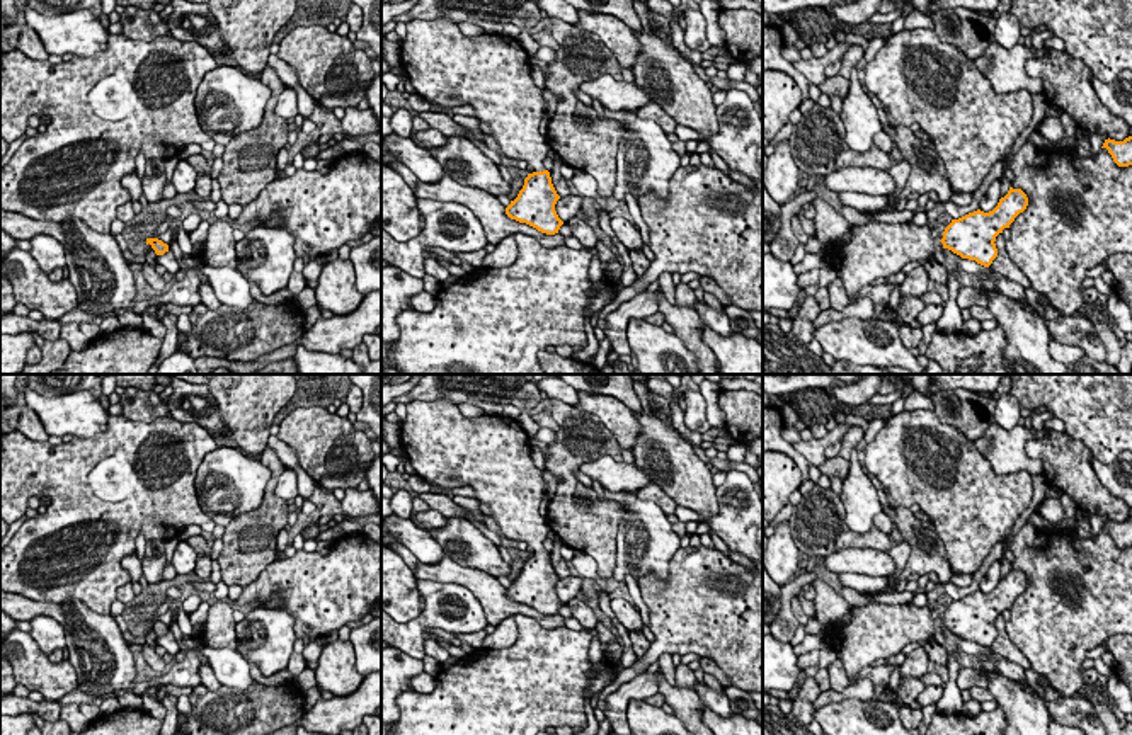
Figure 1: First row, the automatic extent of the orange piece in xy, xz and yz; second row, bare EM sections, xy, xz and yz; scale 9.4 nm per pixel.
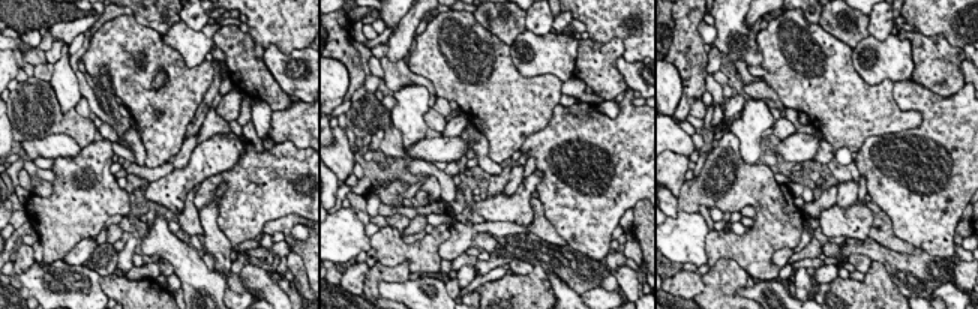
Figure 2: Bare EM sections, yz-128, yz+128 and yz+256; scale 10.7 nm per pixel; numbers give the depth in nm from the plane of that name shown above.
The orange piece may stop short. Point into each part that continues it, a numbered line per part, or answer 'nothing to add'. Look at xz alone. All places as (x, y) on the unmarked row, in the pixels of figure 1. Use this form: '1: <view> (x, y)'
1: xz (492, 455)

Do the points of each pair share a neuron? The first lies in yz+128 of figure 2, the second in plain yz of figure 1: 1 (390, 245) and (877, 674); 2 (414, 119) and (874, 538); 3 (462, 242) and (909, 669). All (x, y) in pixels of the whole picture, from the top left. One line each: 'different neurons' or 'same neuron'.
1: same neuron
2: different neurons
3: same neuron

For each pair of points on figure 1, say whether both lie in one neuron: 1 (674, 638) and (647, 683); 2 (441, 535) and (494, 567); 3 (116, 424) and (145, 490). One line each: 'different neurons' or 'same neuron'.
1: different neurons
2: same neuron
3: same neuron

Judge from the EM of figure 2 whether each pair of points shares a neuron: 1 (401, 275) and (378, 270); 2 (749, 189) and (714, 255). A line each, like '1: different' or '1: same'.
1: same
2: same

